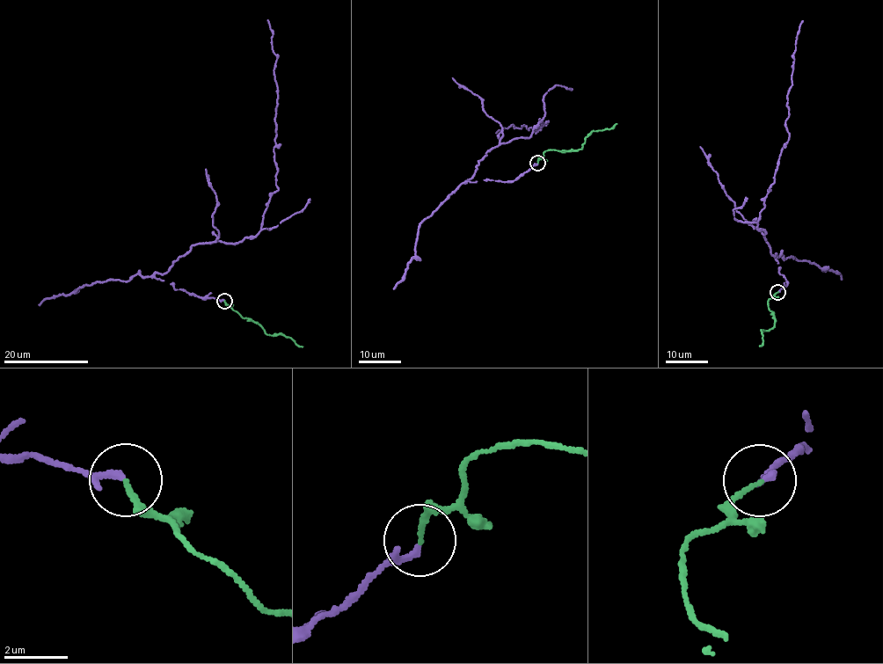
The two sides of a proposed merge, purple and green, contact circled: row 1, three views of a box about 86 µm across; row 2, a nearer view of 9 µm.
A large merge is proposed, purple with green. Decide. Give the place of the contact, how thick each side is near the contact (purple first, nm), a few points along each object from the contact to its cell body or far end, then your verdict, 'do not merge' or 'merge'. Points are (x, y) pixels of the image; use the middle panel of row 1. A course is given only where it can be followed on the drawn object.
place (537, 163); calibres 200 and 150 nm; course purple (537, 163), (513, 180), (466, 181), (487, 151), (548, 122), (536, 133), (523, 125), (495, 134); course green (537, 162), (546, 150), (573, 151), (582, 146), (592, 131), (609, 129), (616, 123); merge

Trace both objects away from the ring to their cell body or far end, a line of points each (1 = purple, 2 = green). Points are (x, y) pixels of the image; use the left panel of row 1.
1: (223, 300), (155, 274), (193, 244), (240, 241), (260, 229), (278, 189), (276, 55), (266, 19)
2: (224, 300), (265, 332), (284, 334), (302, 346)

